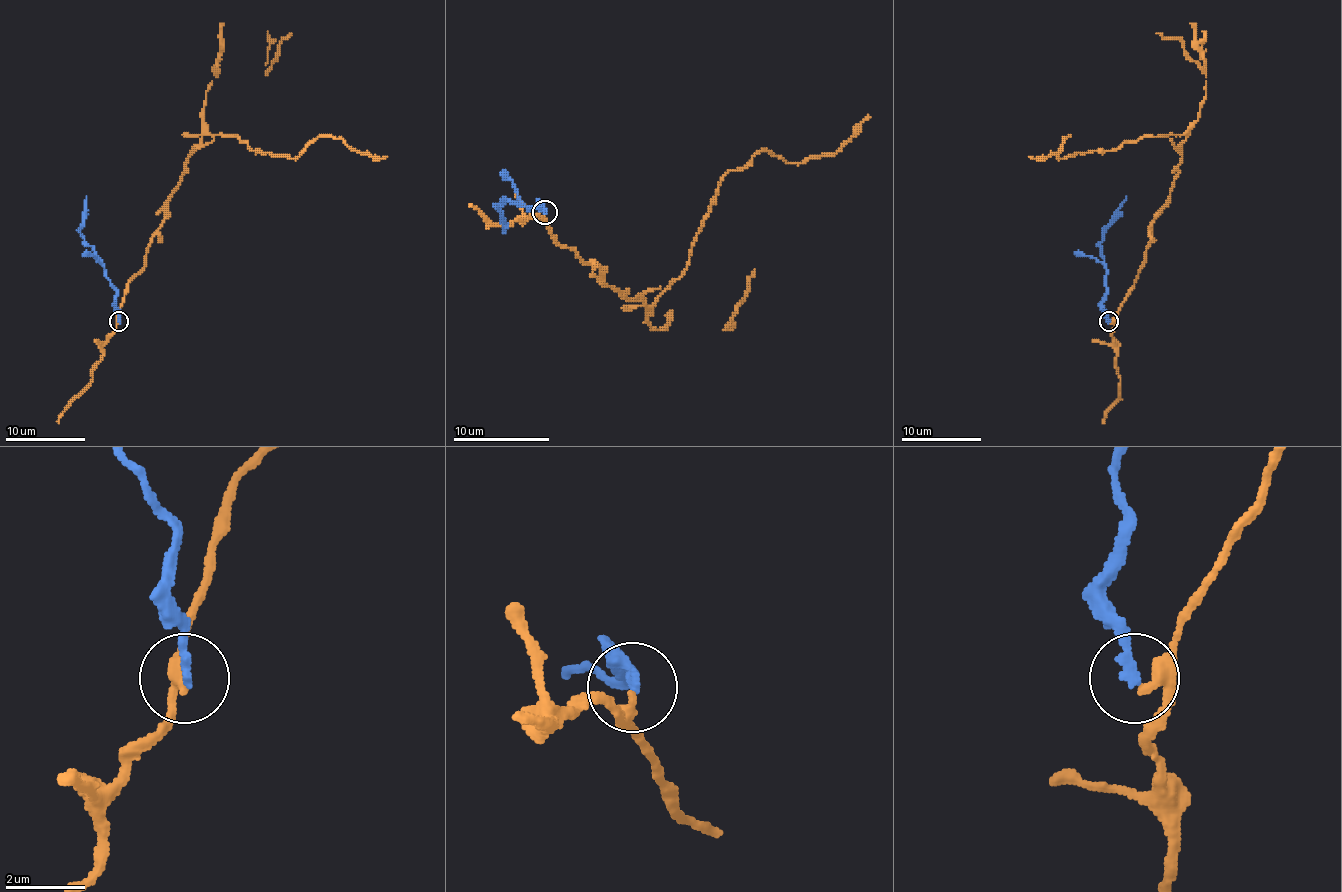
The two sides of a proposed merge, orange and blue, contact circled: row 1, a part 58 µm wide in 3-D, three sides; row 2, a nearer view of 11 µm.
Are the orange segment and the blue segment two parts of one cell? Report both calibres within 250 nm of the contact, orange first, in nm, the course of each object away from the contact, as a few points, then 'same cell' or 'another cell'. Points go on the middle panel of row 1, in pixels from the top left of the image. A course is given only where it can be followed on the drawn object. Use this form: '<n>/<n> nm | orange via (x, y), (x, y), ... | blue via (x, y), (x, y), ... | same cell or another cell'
280/240 nm | orange via (544, 213), (556, 242), (648, 305), (686, 267), (730, 170), (761, 151), (788, 163), (836, 151), (868, 114) | blue via (544, 211), (541, 204), (541, 209), (527, 209), (508, 201), (500, 204), (505, 233) | another cell

